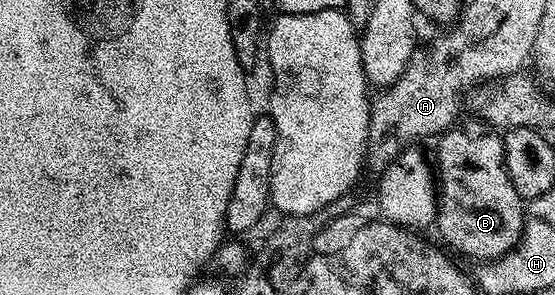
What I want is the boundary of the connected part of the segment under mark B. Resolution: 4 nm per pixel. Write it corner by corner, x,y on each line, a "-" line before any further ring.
480,120
472,121
466,126
458,125
446,130
436,139
435,178
439,183
439,193
435,230
441,233
440,241
450,251
462,250
469,258
481,258
477,260
496,260
502,254
509,253
520,242
521,235
525,232
526,203
512,187
511,176
505,167
502,135

